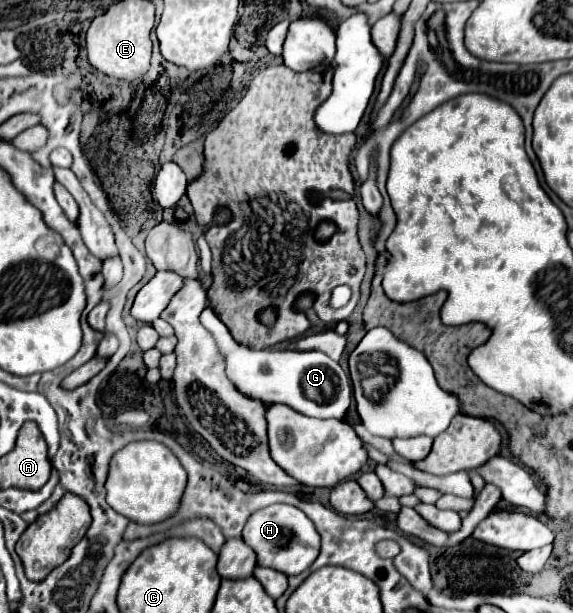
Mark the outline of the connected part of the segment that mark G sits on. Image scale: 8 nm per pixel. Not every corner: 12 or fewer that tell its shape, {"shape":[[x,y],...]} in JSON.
{"shape":[[201,324],[247,398],[345,418],[351,378],[319,350],[255,350]]}

